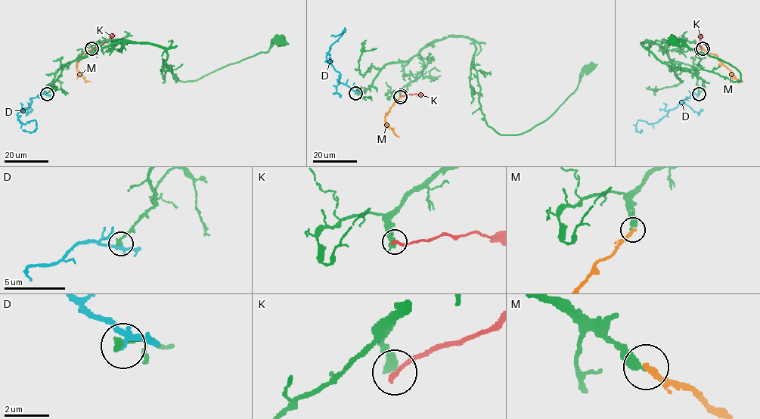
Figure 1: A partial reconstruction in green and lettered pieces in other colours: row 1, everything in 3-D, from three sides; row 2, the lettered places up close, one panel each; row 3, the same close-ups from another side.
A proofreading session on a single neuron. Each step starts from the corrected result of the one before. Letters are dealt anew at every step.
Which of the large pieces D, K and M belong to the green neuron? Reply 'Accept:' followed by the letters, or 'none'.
Accept: M

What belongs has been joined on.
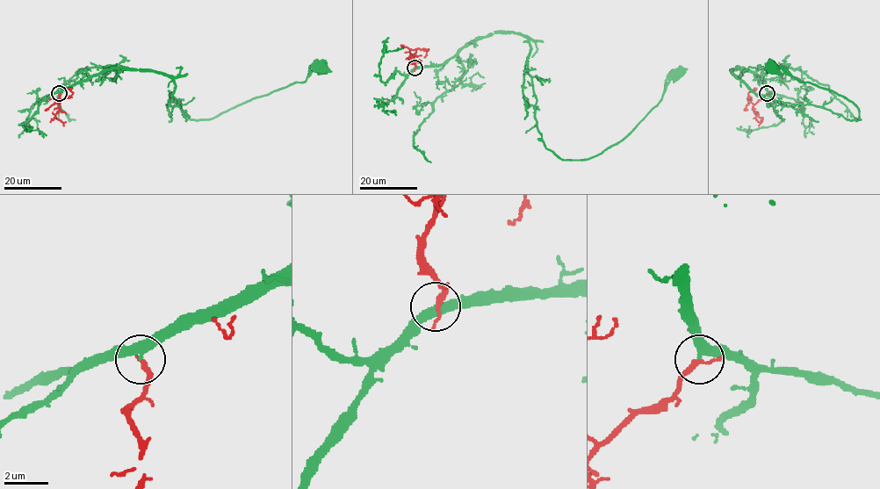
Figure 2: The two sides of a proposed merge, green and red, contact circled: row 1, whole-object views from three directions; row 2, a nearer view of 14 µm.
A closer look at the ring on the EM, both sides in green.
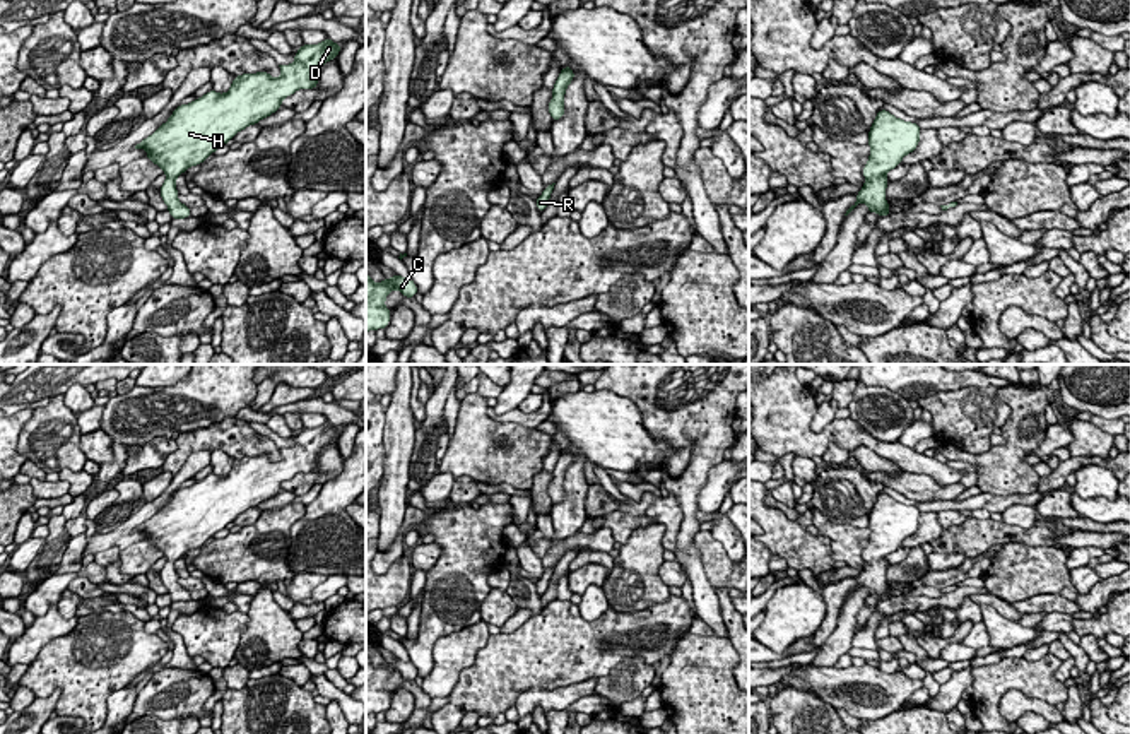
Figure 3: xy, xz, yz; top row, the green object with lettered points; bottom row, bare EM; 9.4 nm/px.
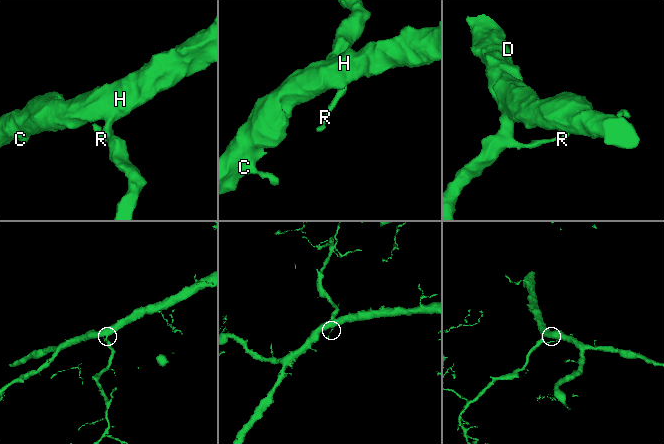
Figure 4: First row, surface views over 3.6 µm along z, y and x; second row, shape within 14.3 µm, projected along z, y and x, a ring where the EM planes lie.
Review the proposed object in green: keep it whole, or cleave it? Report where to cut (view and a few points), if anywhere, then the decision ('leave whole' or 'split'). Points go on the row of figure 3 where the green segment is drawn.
cut none; leave whole

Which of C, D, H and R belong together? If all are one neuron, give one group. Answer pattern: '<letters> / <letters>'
C D H R

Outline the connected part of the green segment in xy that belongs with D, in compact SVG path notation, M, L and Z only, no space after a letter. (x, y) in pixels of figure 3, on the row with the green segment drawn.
M330 38L313 46L303 44L291 65L279 65L279 79L267 70L236 75L227 92L212 89L180 104L166 123L135 145L147 151L145 157L166 173L159 192L173 219L191 217L191 209L178 200L176 178L190 166L202 164L238 132L274 115L284 98L299 89L316 89L321 67L335 60L340 48Z

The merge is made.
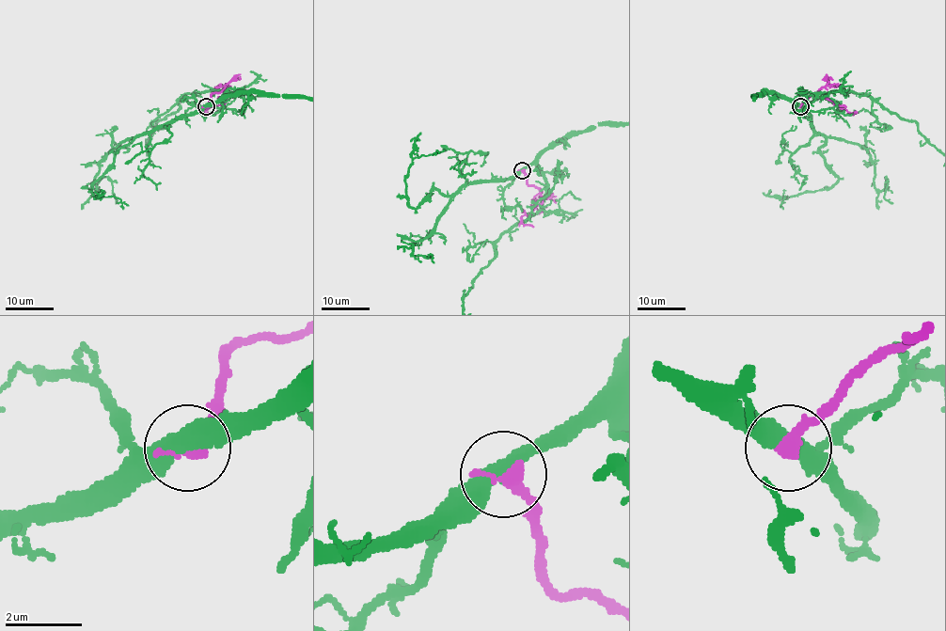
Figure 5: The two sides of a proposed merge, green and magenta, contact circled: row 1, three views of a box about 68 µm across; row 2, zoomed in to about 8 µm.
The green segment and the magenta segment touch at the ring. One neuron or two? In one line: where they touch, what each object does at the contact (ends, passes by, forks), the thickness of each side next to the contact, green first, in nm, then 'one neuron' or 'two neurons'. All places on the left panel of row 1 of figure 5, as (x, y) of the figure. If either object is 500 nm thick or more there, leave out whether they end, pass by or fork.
at (206, 106); green passes by; magenta ends there; 440 nm thick on the green side, 440 nm on the other; two neurons

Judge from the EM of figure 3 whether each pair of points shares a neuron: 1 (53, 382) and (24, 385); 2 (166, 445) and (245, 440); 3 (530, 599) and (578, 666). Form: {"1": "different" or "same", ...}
{"1": "same", "2": "different", "3": "different"}

